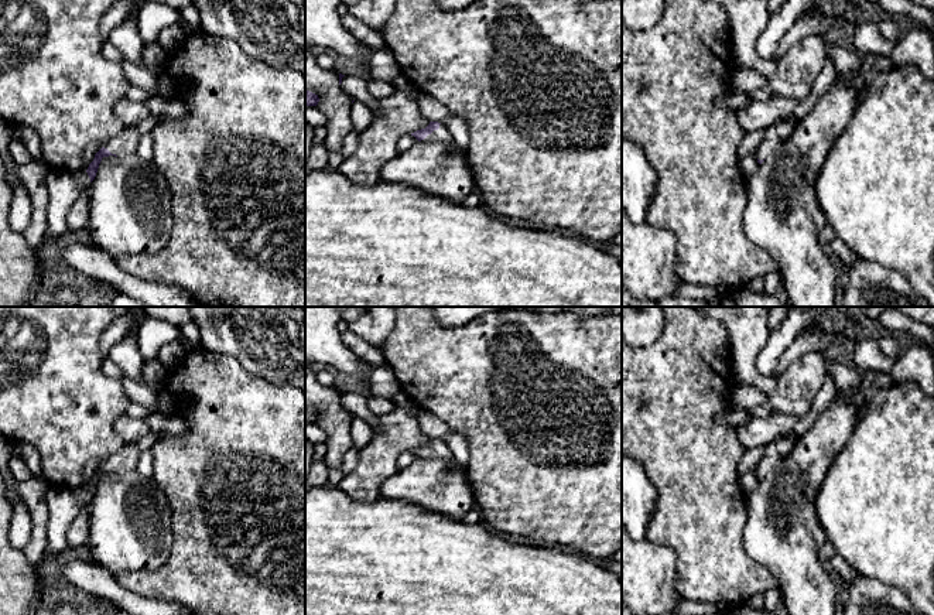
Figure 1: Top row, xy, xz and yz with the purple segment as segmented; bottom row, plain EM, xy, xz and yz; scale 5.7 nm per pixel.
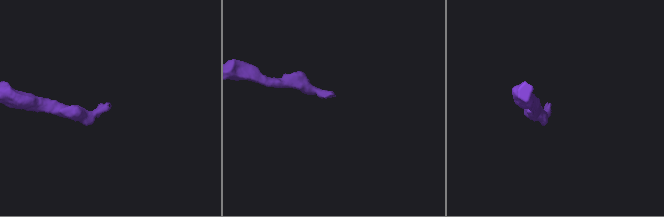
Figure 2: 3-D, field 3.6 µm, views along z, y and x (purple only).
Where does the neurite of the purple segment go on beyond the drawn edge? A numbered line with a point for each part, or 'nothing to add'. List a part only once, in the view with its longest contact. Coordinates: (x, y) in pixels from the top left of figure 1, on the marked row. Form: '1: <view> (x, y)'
1: xz (441, 135)

